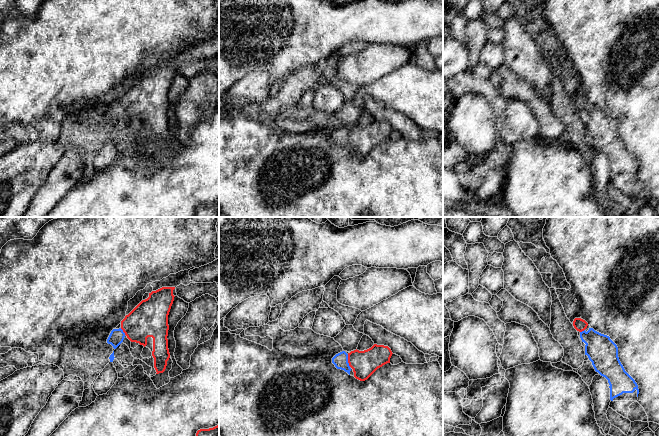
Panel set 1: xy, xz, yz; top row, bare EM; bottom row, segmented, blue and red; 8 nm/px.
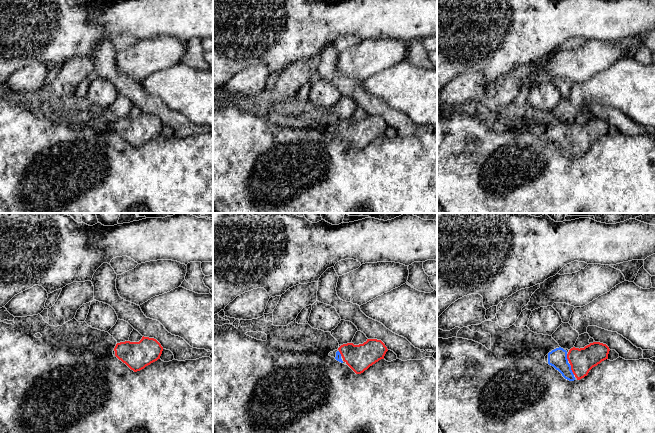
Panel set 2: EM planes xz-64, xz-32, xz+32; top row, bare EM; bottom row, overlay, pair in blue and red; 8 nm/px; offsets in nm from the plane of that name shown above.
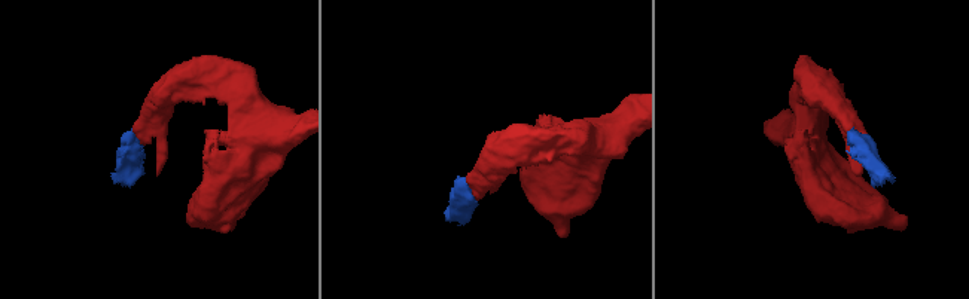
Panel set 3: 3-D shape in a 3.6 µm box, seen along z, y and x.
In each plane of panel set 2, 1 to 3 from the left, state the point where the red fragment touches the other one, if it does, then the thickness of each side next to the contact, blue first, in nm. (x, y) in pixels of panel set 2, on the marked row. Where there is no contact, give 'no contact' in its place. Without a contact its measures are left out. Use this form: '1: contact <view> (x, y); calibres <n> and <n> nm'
1: no contact
2: contact xz-32 (339, 353); calibres 50 and 220 nm
3: contact xz+32 (571, 370); calibres 150 and 200 nm

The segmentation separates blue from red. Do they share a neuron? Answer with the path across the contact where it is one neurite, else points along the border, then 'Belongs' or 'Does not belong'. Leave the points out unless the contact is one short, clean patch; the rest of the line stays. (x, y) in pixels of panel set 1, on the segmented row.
Path across: xz (340, 360), (347, 360), (358, 360), (364, 363). Belongs

